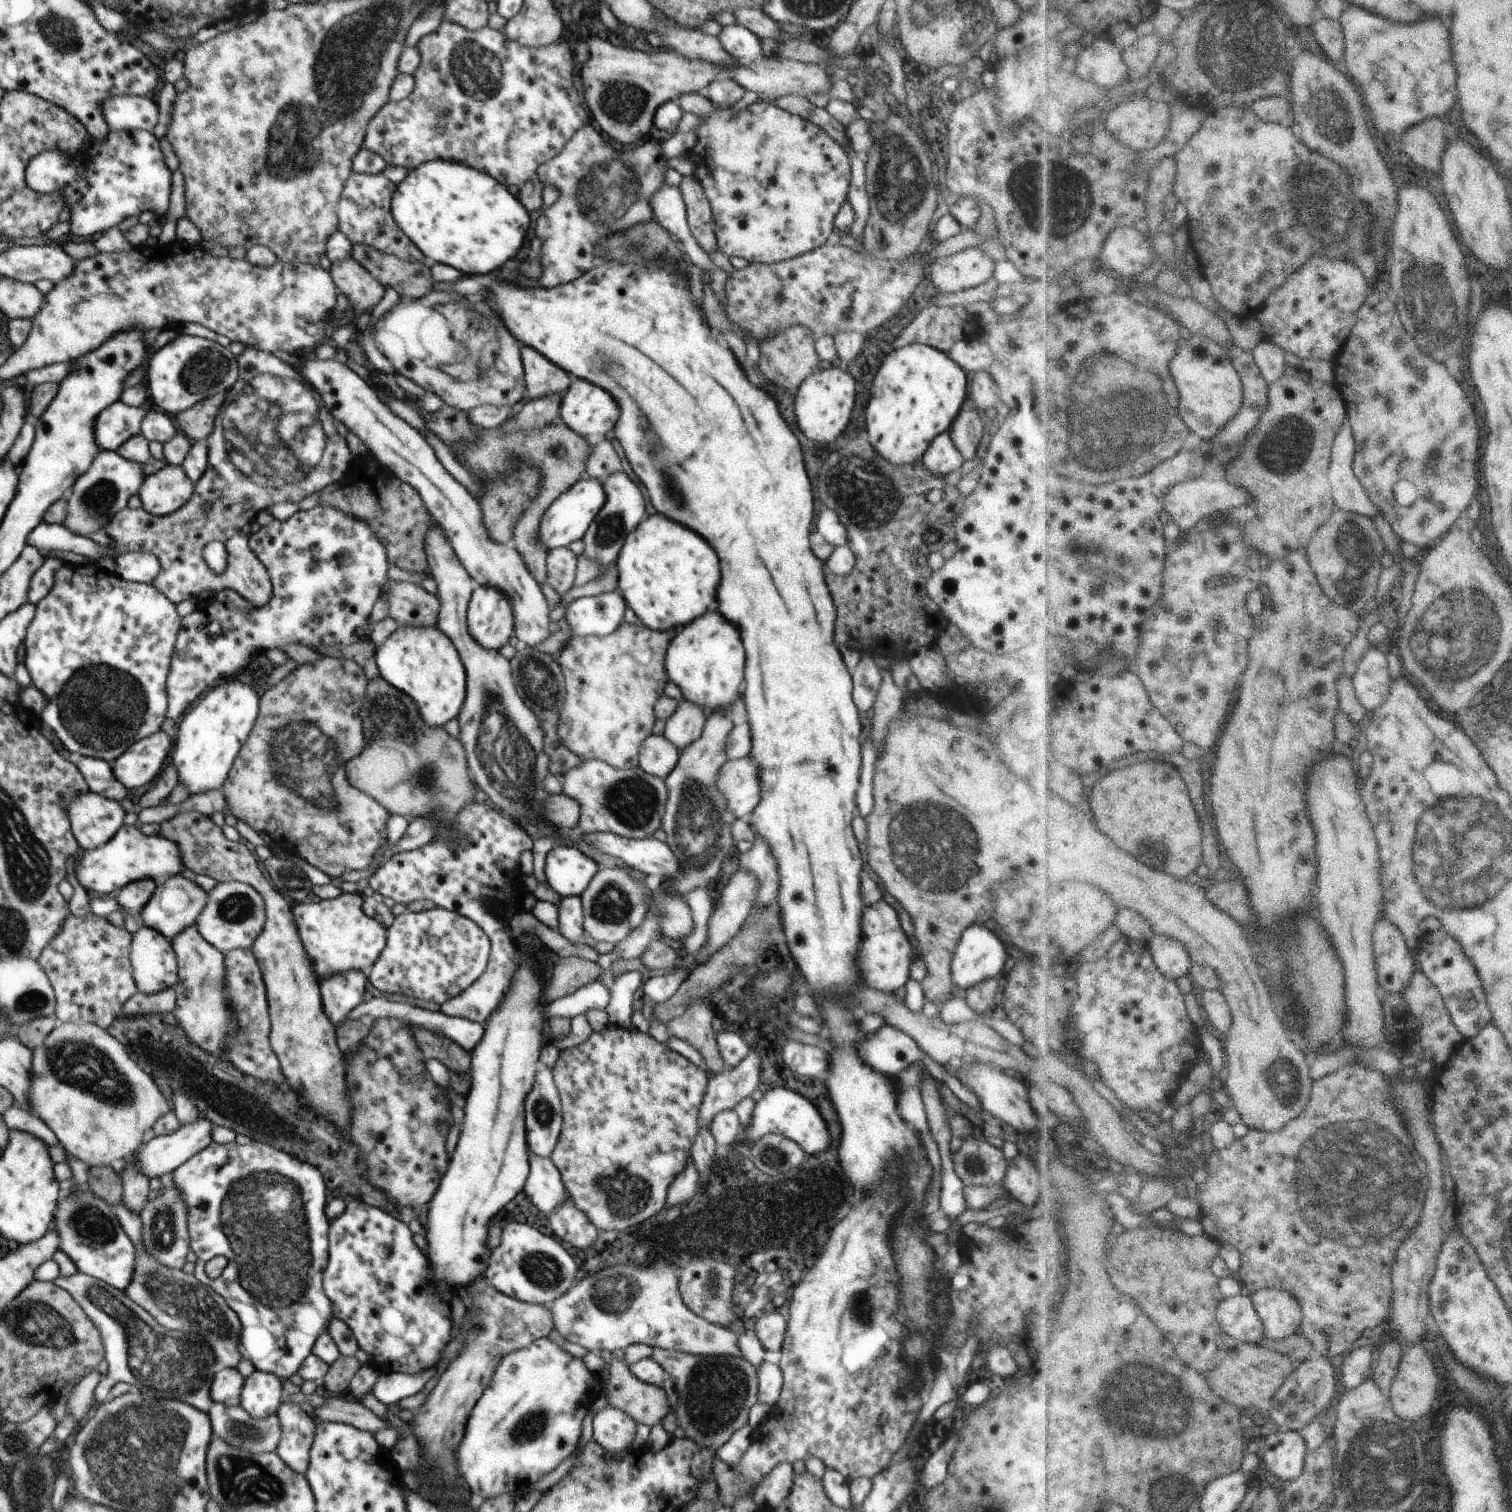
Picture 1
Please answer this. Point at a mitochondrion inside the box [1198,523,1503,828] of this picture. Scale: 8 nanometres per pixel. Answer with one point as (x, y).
(1448, 646)

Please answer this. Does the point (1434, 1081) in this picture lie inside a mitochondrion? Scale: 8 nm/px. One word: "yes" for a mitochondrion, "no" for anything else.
no

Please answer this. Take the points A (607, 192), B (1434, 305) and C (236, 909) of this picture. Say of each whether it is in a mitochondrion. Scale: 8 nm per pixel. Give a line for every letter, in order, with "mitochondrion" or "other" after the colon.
A: mitochondrion
B: mitochondrion
C: mitochondrion

